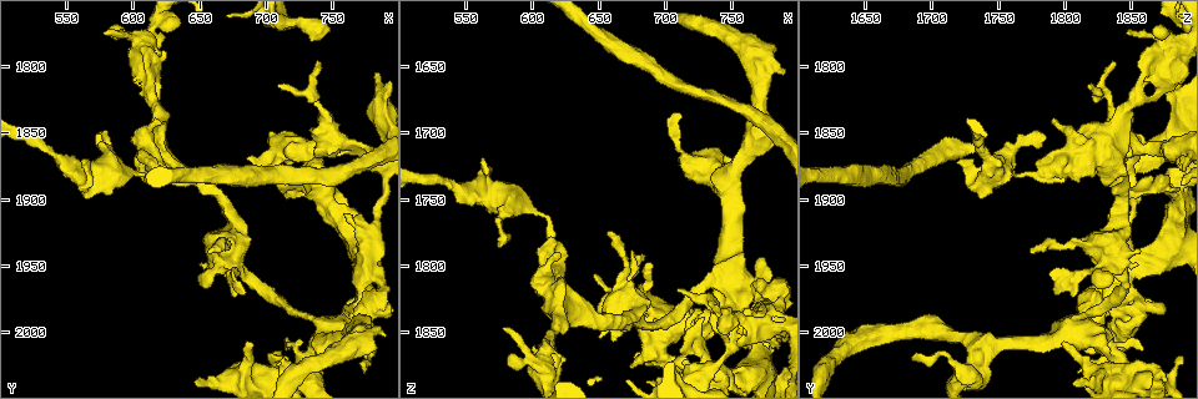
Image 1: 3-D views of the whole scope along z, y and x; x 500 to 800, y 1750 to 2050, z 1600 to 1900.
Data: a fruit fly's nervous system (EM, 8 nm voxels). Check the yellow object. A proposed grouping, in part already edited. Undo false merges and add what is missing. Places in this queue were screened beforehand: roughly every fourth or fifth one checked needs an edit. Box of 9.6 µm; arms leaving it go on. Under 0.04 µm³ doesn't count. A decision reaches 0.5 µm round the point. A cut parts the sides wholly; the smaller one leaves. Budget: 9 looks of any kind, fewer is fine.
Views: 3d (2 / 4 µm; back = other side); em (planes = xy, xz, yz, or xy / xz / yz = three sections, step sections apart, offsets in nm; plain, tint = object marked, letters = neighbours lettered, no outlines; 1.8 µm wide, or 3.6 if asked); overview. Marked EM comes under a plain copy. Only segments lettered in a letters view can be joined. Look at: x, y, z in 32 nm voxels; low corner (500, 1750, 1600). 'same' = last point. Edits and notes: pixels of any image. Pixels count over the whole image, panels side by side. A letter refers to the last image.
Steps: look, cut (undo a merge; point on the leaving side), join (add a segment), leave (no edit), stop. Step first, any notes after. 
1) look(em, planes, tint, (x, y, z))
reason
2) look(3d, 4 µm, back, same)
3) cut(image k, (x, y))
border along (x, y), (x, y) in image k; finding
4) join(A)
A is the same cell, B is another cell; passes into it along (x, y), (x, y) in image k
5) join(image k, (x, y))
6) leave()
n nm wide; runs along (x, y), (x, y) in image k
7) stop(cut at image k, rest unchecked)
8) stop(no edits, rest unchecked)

look(em, planes, tint, (612, 1792, 1886))
two arms in line, one across

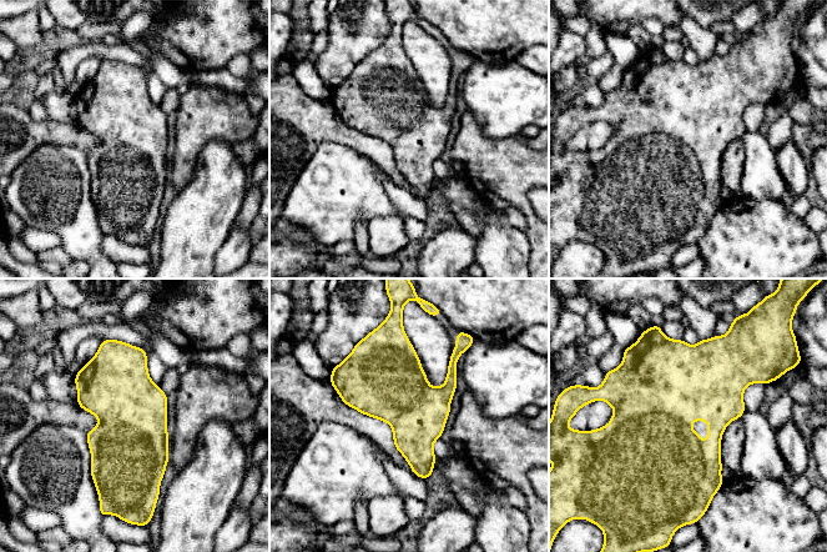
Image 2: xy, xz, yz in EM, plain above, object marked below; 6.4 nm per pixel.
look(em, planes, letters, same)

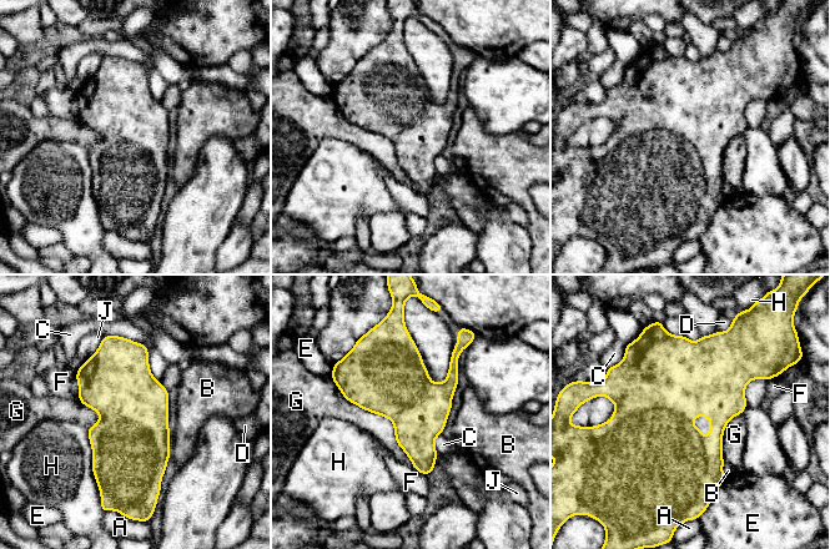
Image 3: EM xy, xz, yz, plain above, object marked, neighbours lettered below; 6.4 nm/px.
leave()
380 nm wide; G touches over 750 nm; A, B, C, D, E, F, G, H and J are other cells; one cell here

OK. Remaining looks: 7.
look(3d, 4 µm, (616, 1860, 1824))
closes a loop

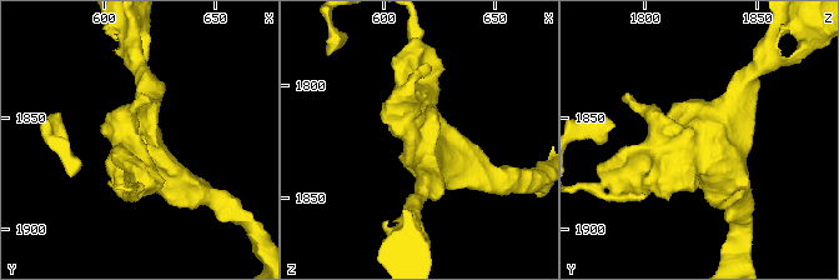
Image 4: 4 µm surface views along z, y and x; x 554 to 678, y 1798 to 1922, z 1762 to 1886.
look(em, 3.6 µm, yz, step 16, tint, (616, 1859, 1822))

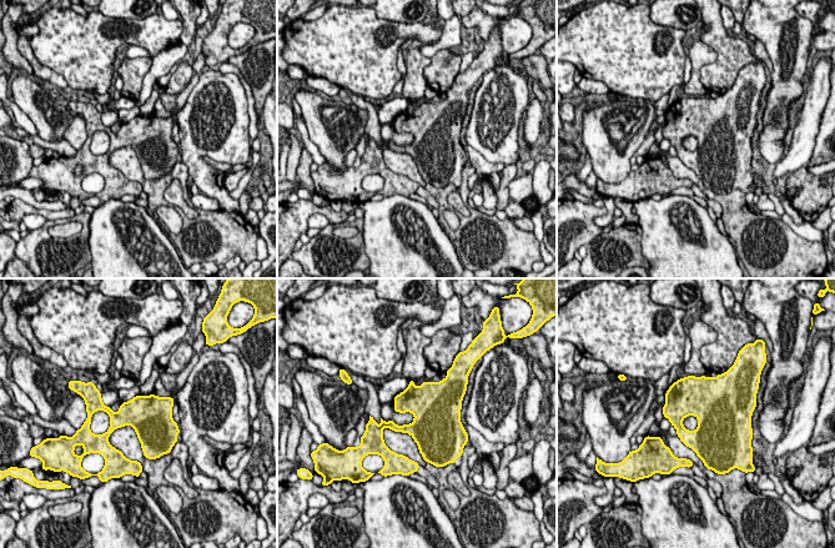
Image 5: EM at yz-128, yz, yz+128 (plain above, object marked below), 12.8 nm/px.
look(em, 3.6 µm, planes, letters, same)

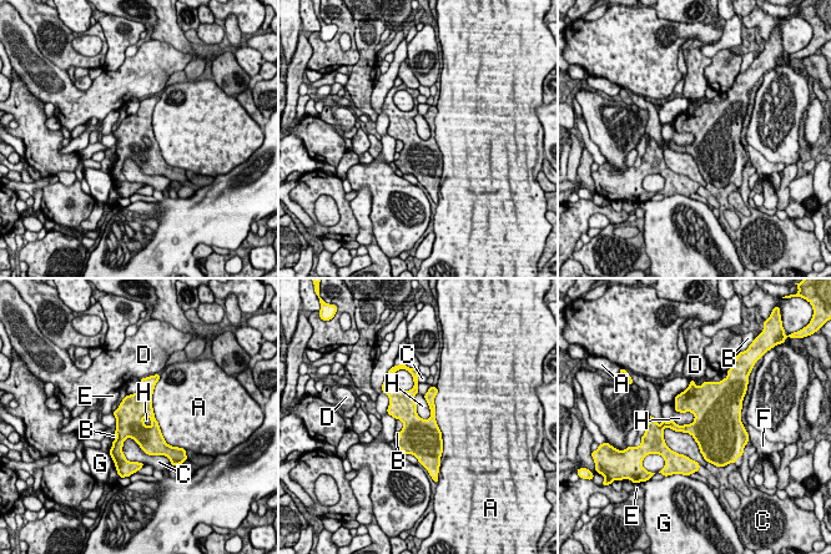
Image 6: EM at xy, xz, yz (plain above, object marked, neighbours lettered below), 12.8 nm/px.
leave()
A touches over 900 nm; A, B, C, D, E, F, G and H are other cells; border along (416, 393), (416, 412), (428, 419) in image 6; one cell here

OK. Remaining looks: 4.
look(em, yz, step 16, letters, (740, 1798, 1838))
branch stops here

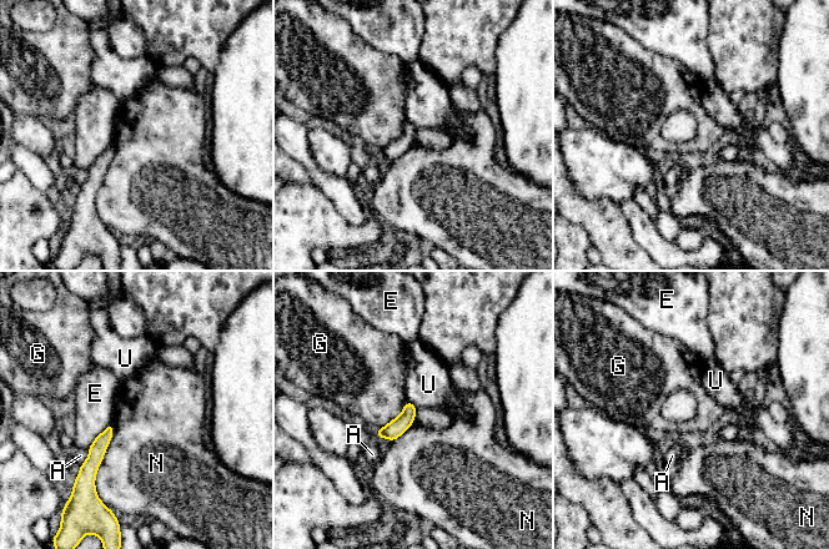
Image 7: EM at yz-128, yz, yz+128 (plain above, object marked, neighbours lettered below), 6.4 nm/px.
leave()
110 nm wide; A, E, G, N and U are other cells; border along (408, 401), (417, 407) in image 7; no lettered segment goes on from it

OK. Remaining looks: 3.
look(em, 3.6 µm, planes, letters, (728, 2022, 1840))
abrupt turn

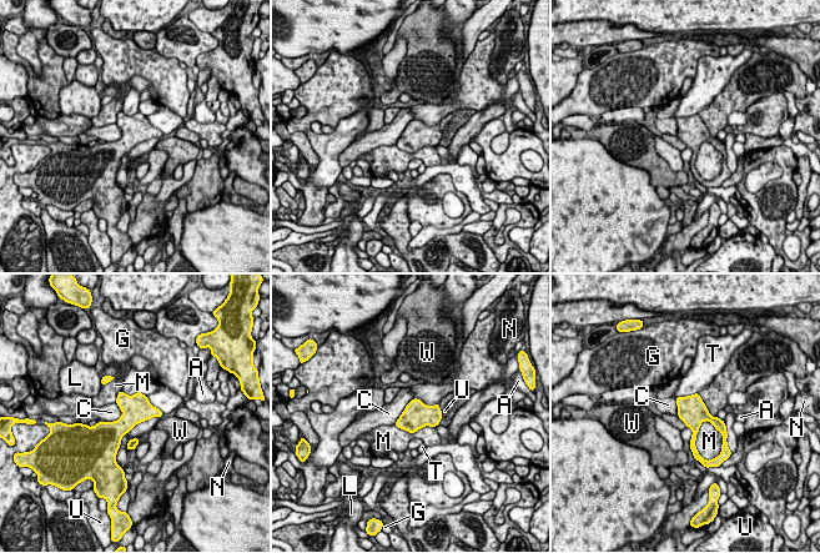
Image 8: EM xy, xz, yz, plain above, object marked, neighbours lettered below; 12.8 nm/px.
leave()
M touches over 480 nm; A, C, G, L, M, N, T, U and W are other cells; one cell here

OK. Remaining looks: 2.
stop(no edits, rest unchecked)

